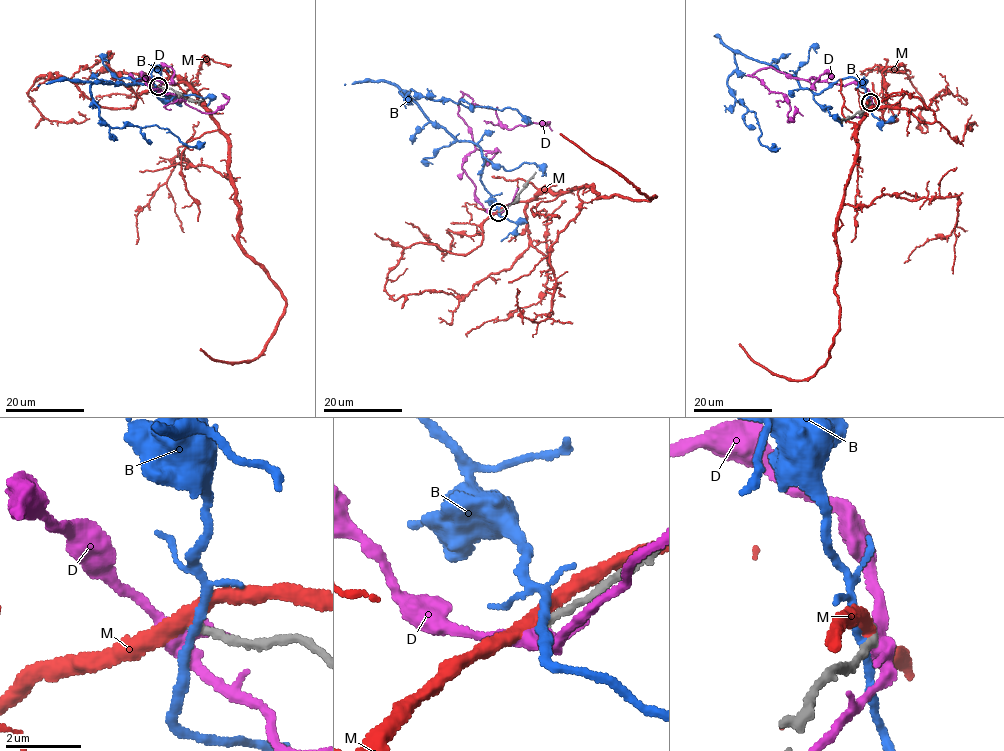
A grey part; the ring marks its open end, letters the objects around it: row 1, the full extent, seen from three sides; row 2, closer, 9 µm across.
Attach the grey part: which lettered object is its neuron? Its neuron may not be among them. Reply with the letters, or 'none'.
none

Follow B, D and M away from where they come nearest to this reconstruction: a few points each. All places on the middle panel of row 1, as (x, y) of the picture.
B: (500, 211), (480, 176), (479, 148), (456, 141), (399, 91), (470, 108), (513, 108), (532, 124)
D: (499, 212), (462, 167), (475, 148), (458, 101), (493, 108), (506, 128), (552, 130)
M: (498, 211), (542, 192), (560, 194), (585, 186), (600, 198), (656, 197), (559, 134)

